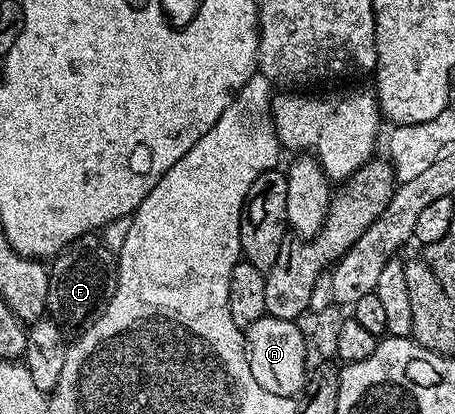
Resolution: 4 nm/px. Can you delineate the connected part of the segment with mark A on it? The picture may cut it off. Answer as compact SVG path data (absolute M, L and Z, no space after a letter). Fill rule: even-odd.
M263 317L255 320L245 331L245 355L251 364L251 376L259 388L275 392L275 396L293 398L300 395L307 385L307 366L305 354L307 343L304 329L296 321Z

